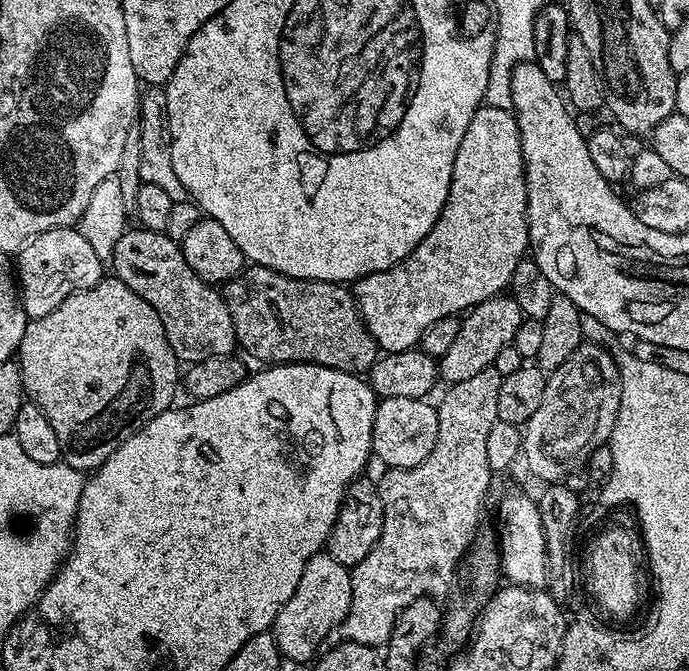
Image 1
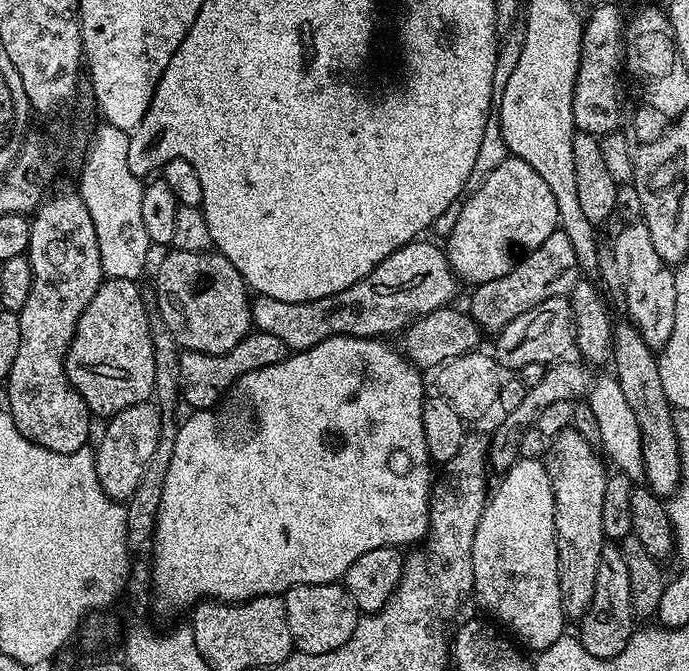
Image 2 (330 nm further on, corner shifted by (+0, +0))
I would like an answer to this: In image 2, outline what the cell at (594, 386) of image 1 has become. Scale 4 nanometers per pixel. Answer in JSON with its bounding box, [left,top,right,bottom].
[546,426,609,622]

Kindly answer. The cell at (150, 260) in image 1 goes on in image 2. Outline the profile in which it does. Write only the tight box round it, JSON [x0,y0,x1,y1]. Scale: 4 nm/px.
[179,332,290,410]

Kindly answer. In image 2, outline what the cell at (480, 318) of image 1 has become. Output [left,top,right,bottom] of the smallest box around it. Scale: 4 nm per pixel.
[494,296,575,370]

